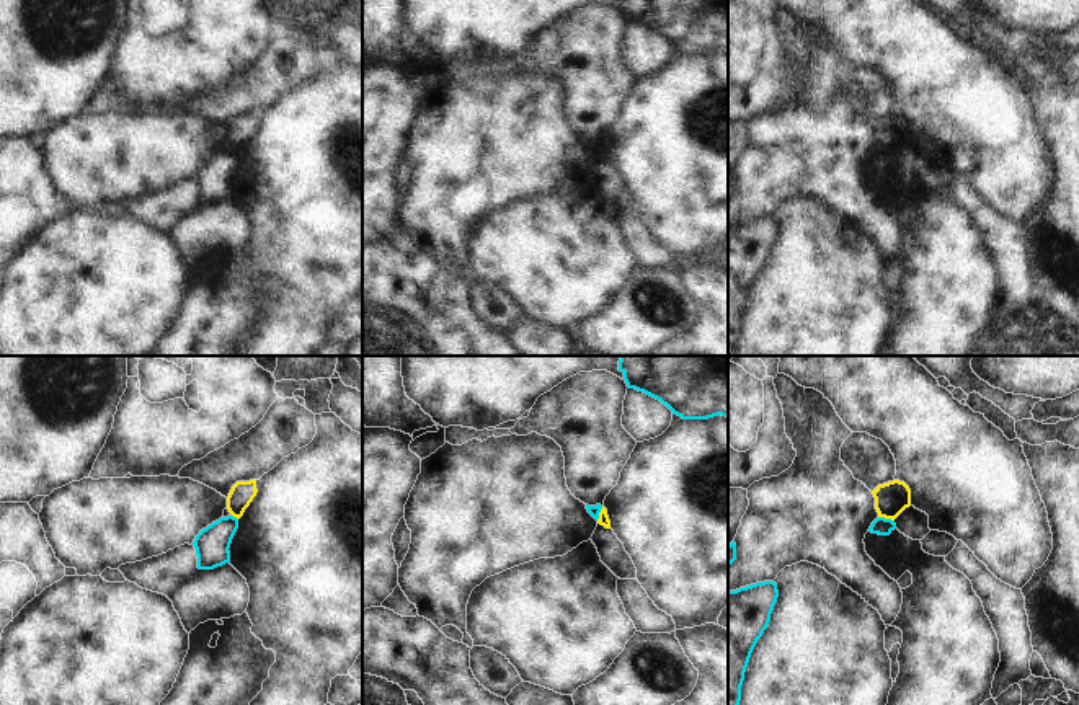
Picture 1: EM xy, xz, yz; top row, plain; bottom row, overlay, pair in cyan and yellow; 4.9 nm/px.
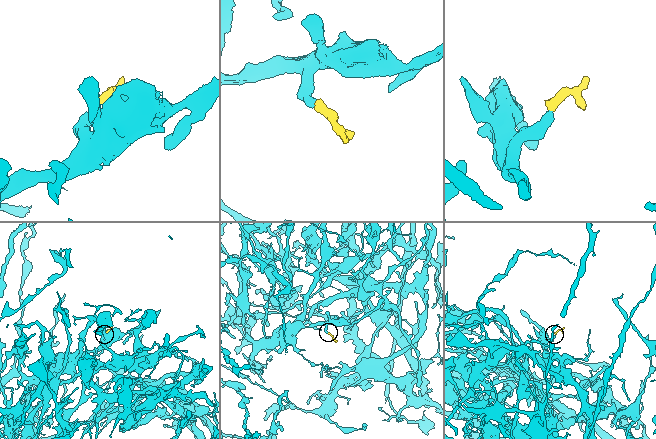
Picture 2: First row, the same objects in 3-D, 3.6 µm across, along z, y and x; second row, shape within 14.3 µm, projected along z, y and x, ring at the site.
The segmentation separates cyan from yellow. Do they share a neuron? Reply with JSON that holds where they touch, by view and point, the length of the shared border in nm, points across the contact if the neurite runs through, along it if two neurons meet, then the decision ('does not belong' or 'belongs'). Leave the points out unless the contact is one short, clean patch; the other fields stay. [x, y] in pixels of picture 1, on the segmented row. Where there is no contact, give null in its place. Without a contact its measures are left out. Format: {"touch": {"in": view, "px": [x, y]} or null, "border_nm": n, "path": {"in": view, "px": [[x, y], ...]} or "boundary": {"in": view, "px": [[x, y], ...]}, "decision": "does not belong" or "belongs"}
{"touch": {"in": "yz", "px": [887, 519]}, "border_nm": 80, "boundary": {"in": "yz", "px": [[879, 516], [893, 521]]}, "decision": "does not belong"}

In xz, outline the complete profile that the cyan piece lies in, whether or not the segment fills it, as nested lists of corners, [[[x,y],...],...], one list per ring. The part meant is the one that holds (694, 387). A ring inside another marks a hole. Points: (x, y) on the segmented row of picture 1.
[[[620,356],[628,388],[643,392],[682,419],[728,418],[728,356]]]

